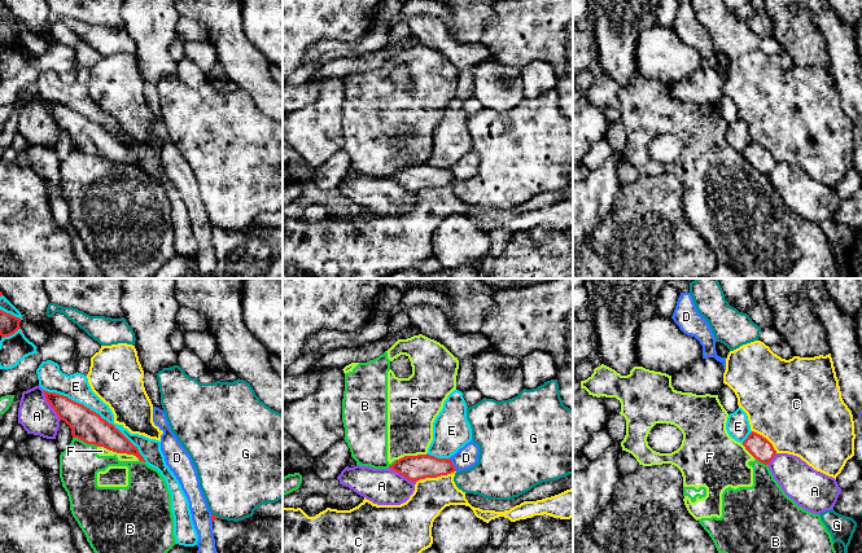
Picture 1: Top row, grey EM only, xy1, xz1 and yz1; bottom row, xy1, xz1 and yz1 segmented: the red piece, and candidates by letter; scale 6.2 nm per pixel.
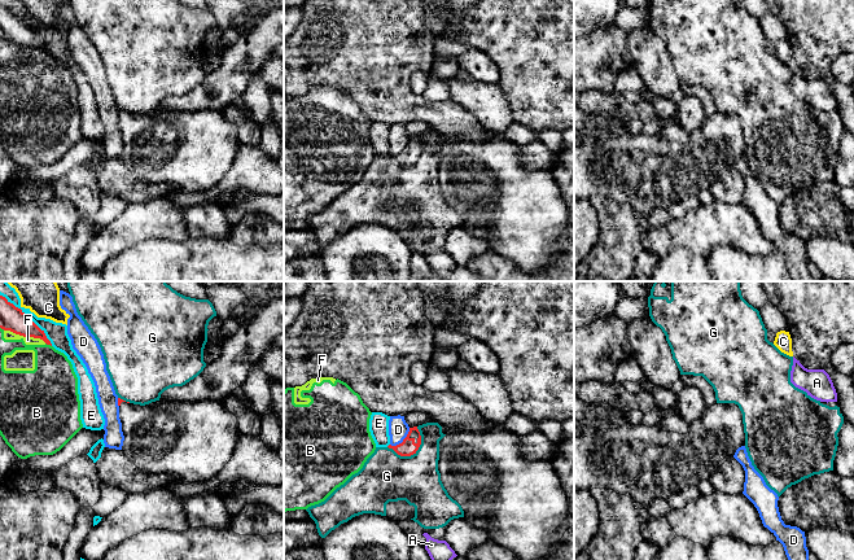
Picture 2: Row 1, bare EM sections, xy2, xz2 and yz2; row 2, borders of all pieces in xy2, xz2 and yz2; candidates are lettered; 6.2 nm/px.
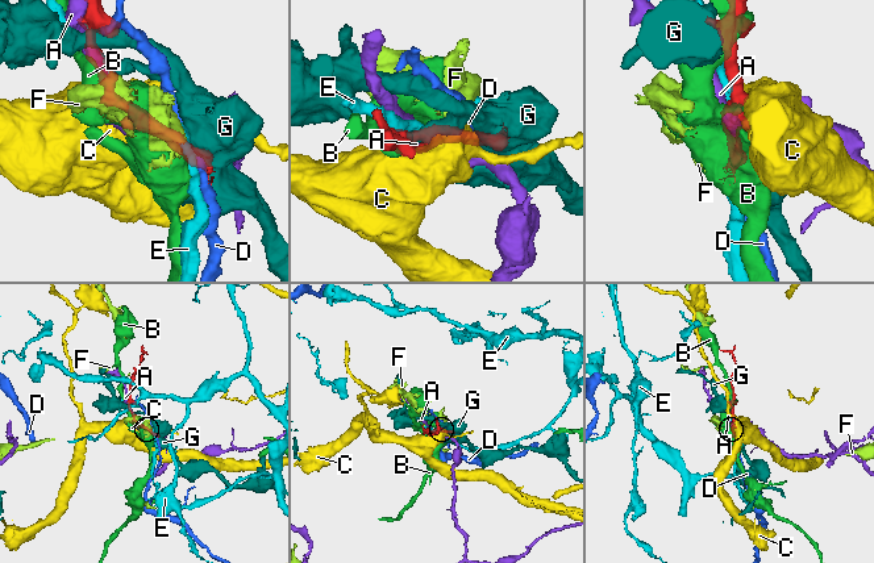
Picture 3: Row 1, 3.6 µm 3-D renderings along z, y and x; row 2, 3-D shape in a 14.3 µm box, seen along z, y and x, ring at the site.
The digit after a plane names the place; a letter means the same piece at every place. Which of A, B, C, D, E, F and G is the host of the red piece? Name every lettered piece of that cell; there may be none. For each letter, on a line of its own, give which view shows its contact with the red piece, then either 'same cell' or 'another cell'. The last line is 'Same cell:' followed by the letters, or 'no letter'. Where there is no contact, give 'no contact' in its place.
A: meets red in xy1; another cell
B: meets red in xy1; another cell
C: meets red in xz1; another cell
D: meets red in xz2; another cell
E: meets red in xy1; another cell
F: meets red in xy1; another cell
G: meets red in xz2; another cell
Same cell: no letter

